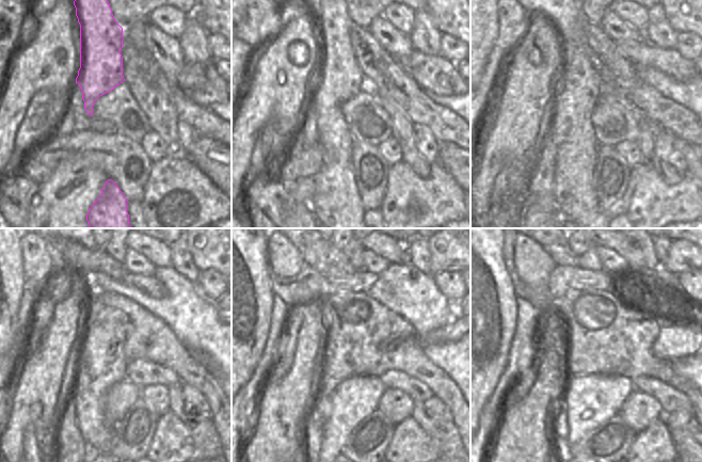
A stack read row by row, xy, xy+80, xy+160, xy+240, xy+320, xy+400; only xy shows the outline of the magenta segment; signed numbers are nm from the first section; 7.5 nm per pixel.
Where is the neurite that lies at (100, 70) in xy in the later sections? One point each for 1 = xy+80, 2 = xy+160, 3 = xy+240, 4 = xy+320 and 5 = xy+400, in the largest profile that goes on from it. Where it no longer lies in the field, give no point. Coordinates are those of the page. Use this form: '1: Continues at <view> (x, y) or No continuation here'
1: Continues at xy+80 (336, 204)
2: Continues at xy+160 (580, 85)
3: Continues at xy+240 (101, 360)
4: Continues at xy+320 (335, 369)
5: Continues at xy+400 (592, 367)

